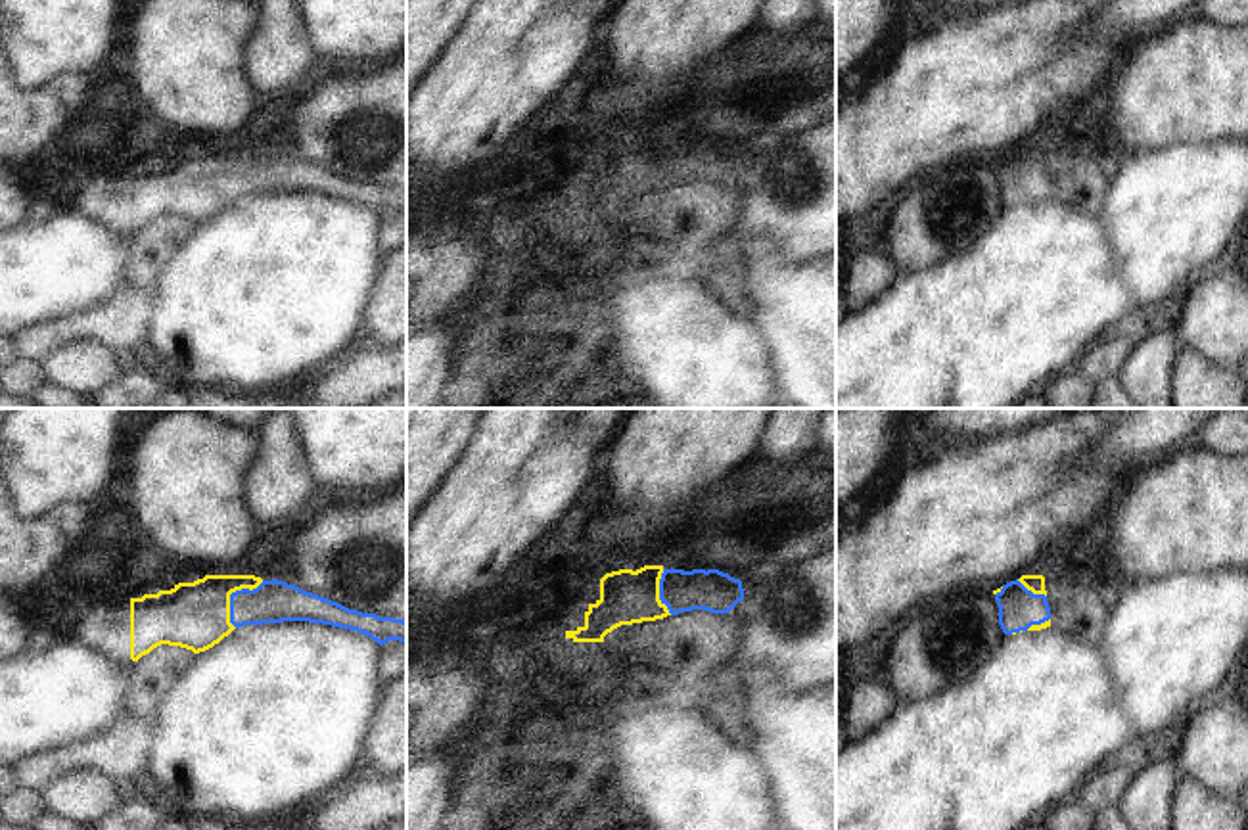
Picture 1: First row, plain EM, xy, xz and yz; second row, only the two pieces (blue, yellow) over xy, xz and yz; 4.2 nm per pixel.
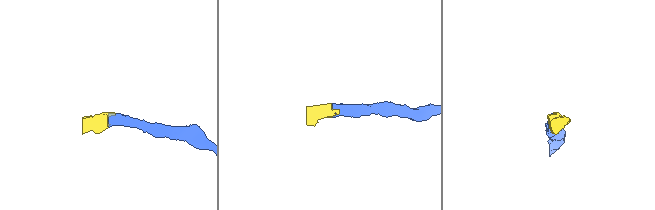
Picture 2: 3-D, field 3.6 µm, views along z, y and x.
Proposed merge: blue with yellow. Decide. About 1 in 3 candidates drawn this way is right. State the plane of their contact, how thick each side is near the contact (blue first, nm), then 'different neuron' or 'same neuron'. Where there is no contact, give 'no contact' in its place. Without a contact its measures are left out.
meets blue in xy; 180 nm thick on the blue side, 280 nm on the other; same neuron

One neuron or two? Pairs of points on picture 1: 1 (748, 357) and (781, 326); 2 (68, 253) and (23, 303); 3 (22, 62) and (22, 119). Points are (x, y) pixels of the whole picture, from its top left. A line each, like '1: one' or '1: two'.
1: two
2: one
3: two

